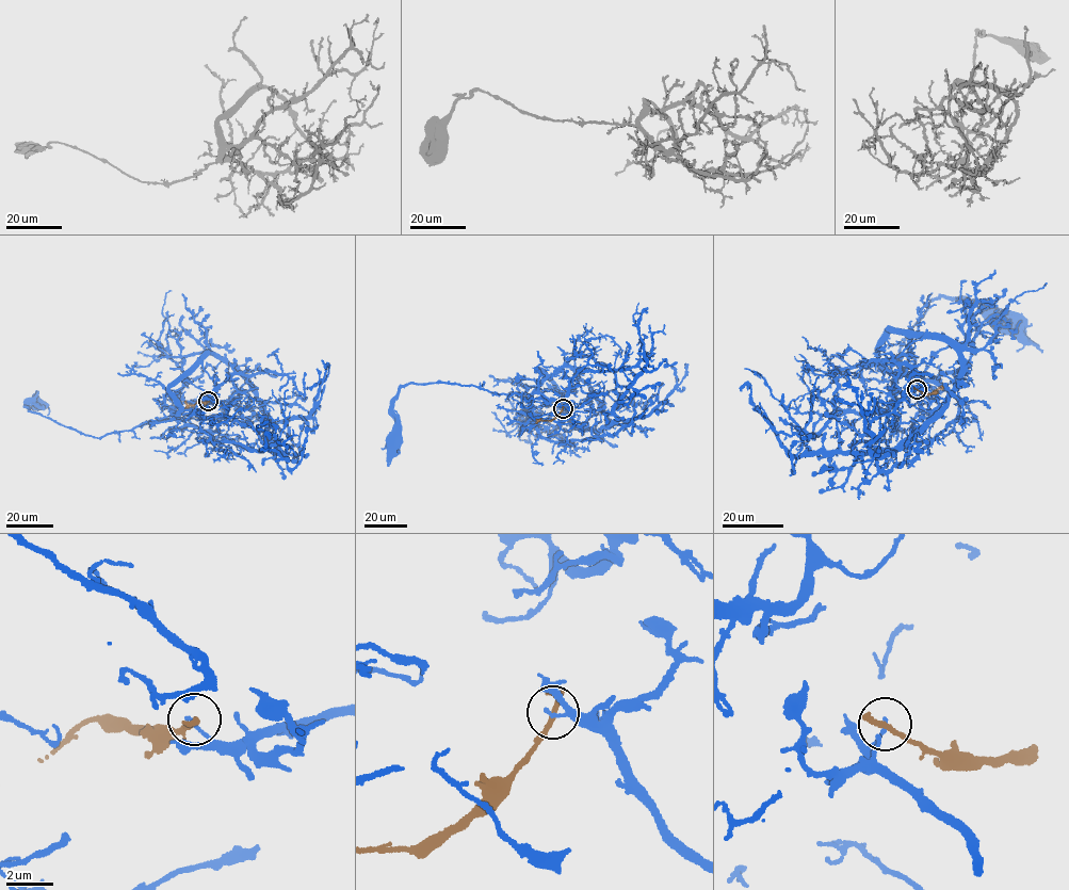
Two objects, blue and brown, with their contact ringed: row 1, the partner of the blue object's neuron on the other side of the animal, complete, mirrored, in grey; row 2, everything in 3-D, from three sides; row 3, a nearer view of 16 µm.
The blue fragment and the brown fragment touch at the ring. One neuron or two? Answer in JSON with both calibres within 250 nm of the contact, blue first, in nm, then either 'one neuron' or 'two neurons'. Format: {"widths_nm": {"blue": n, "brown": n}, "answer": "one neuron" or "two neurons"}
{"widths_nm": {"blue": 140, "brown": 320}, "answer": "two neurons"}

